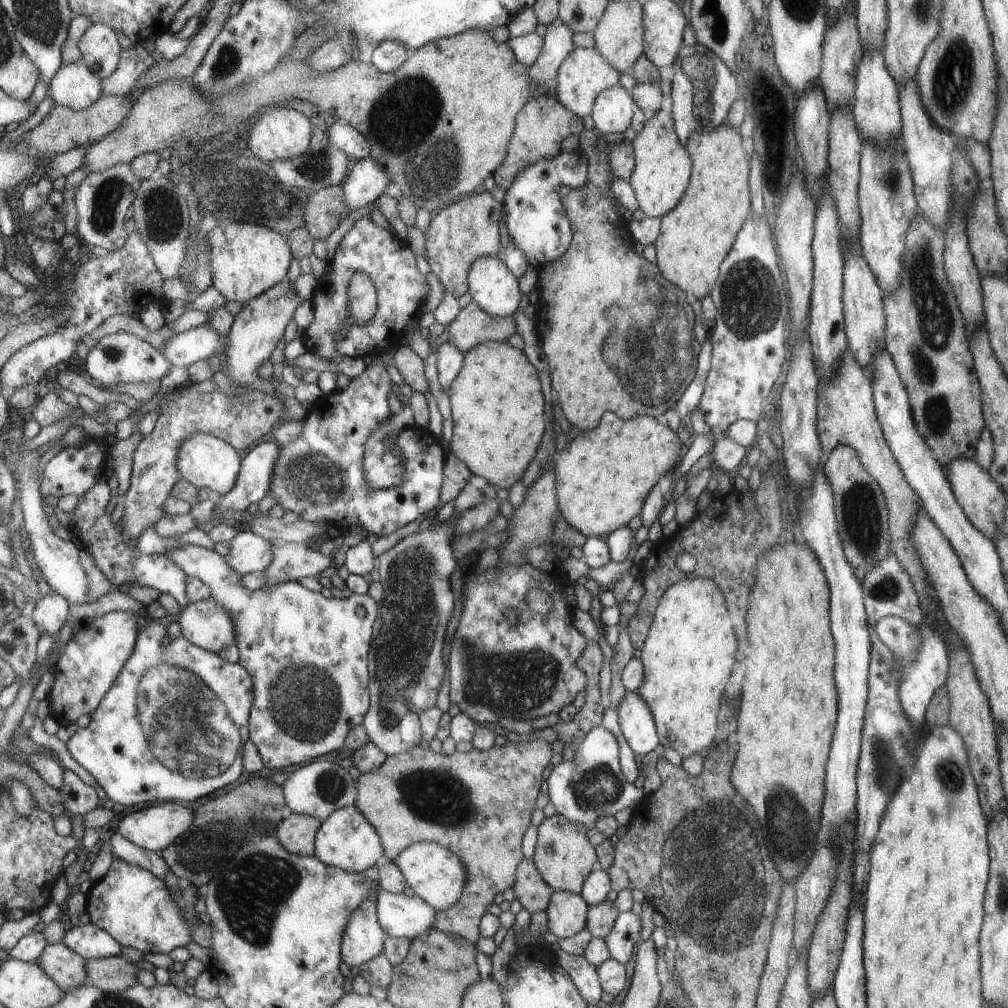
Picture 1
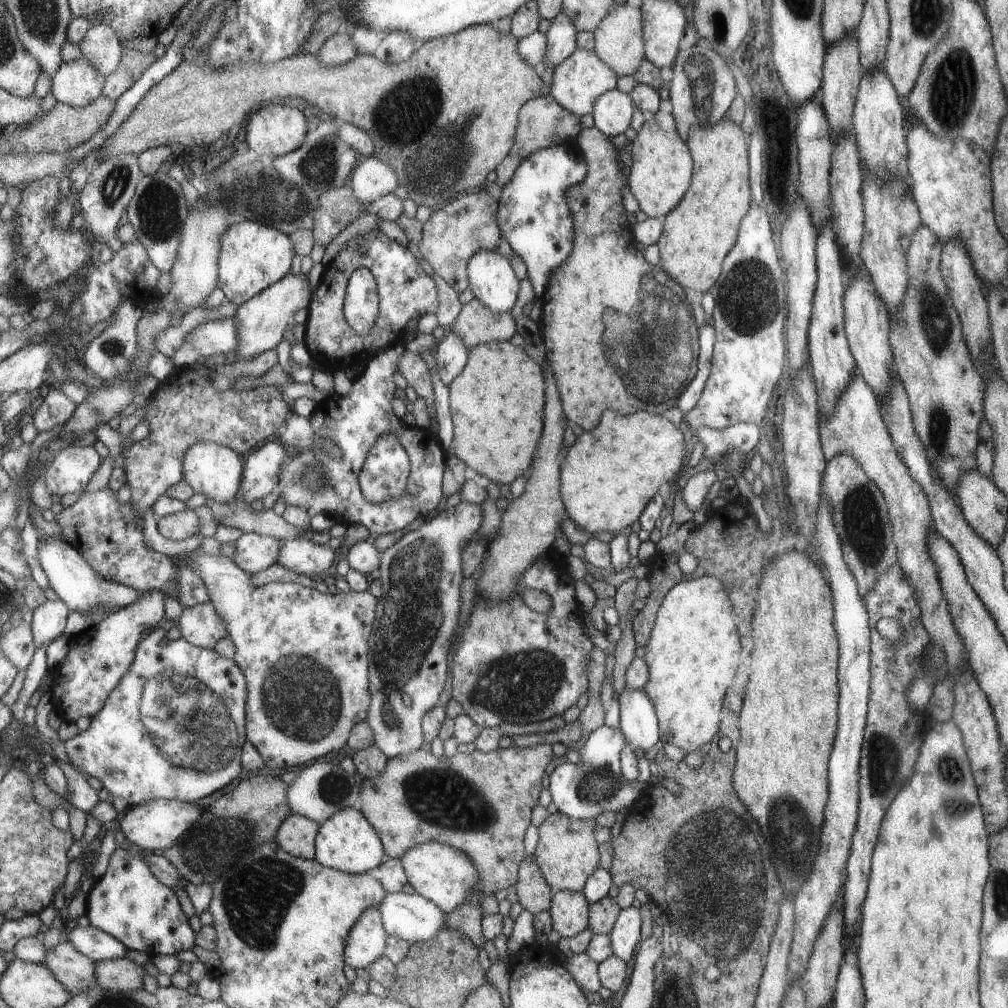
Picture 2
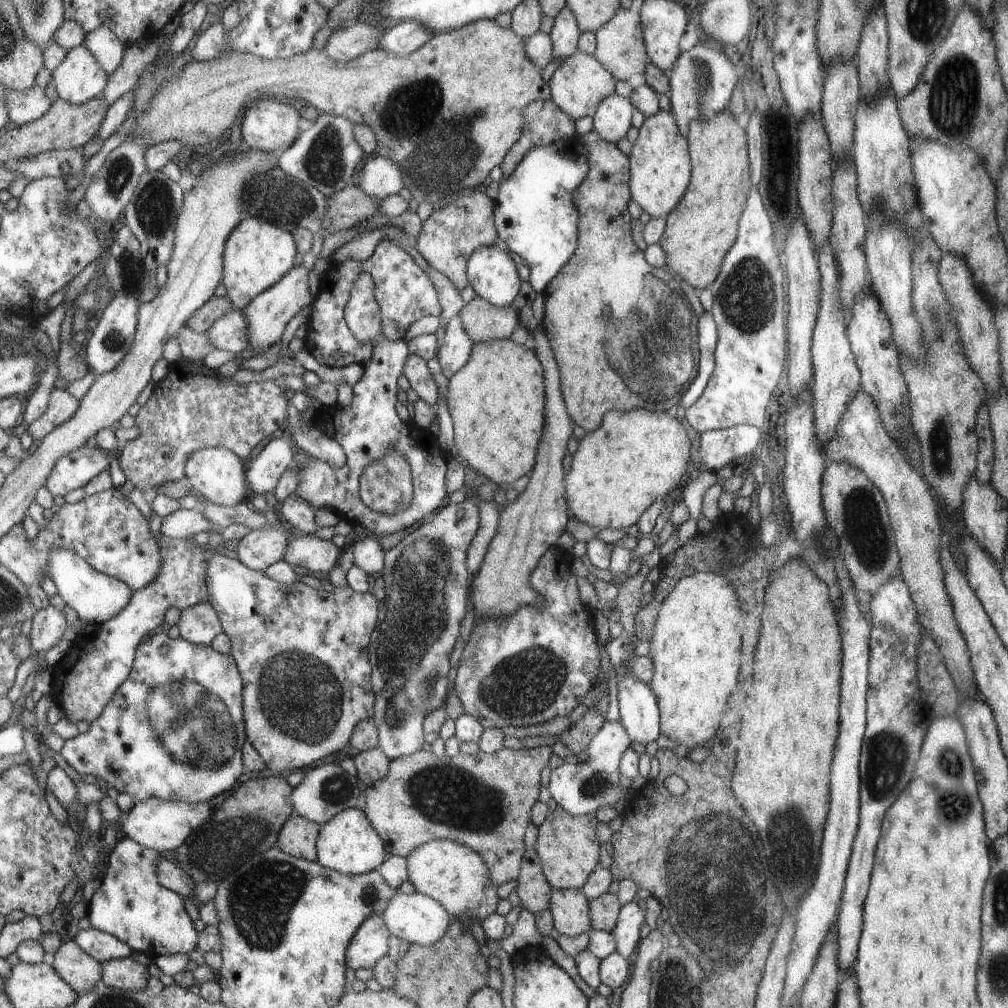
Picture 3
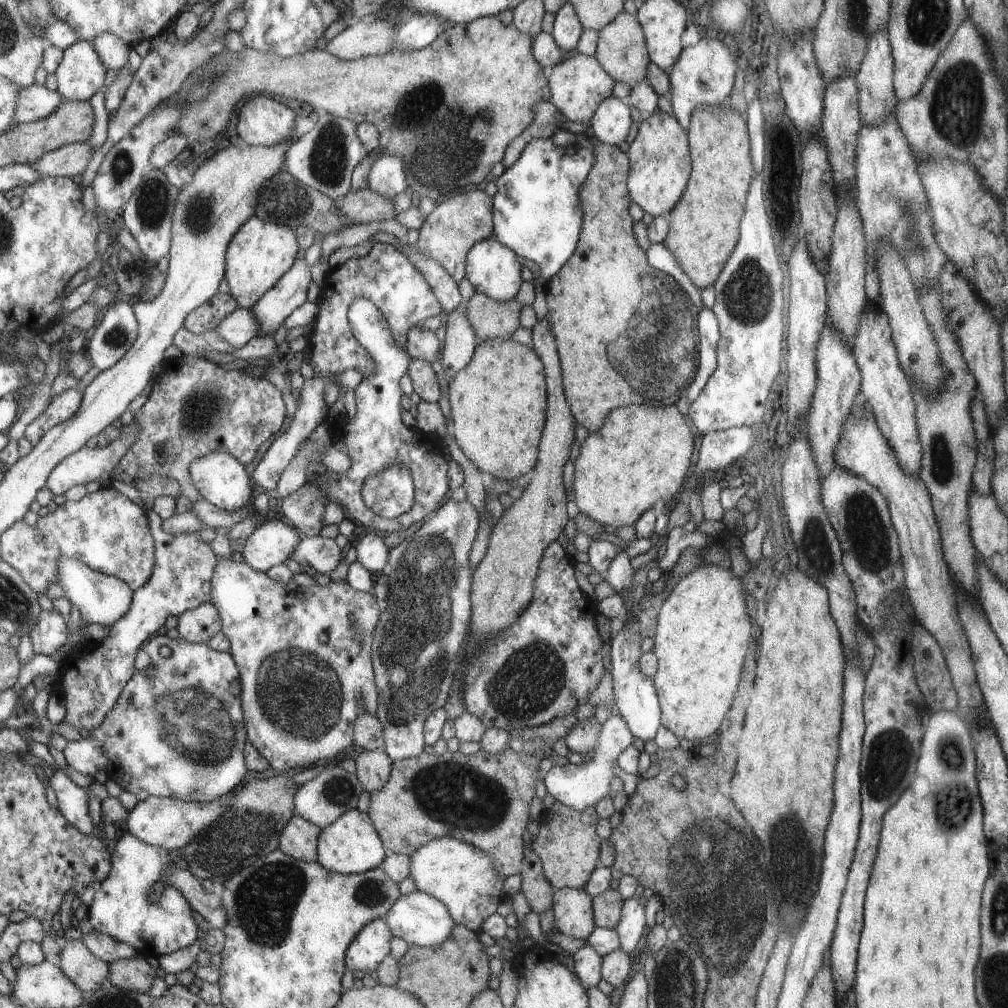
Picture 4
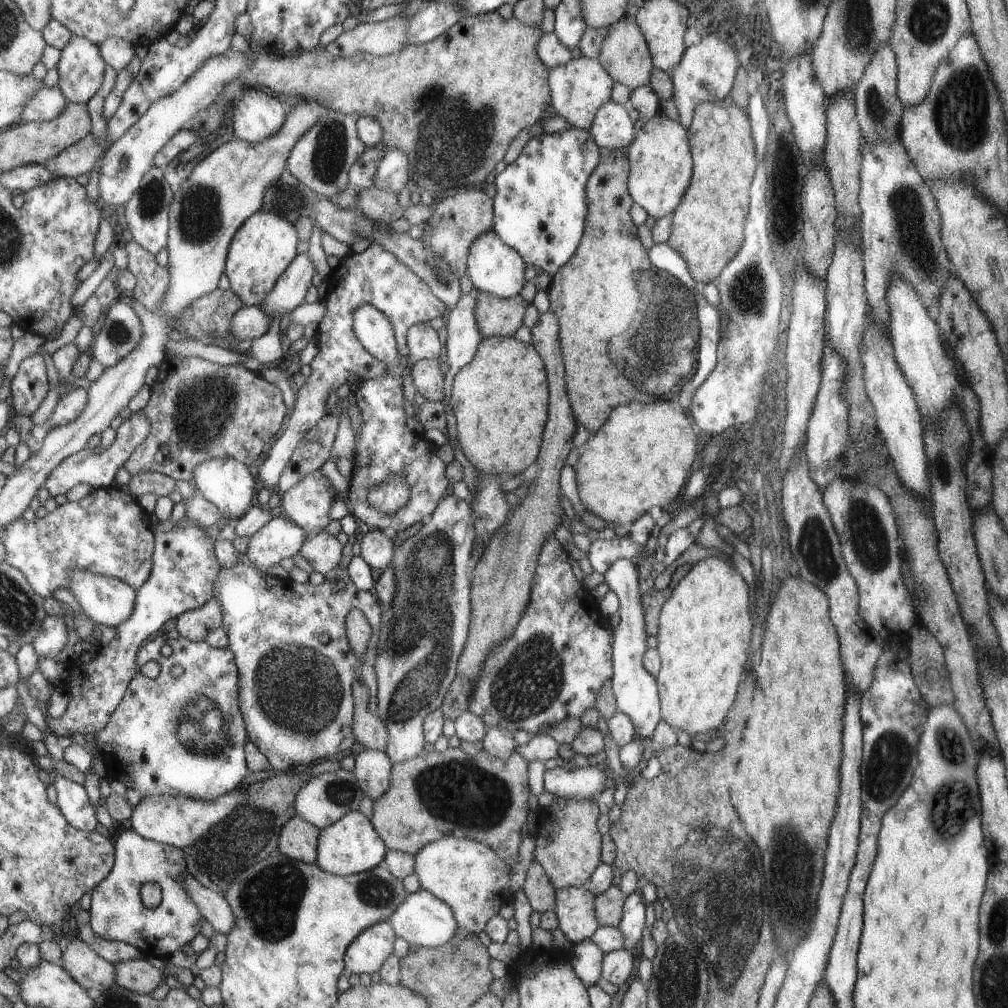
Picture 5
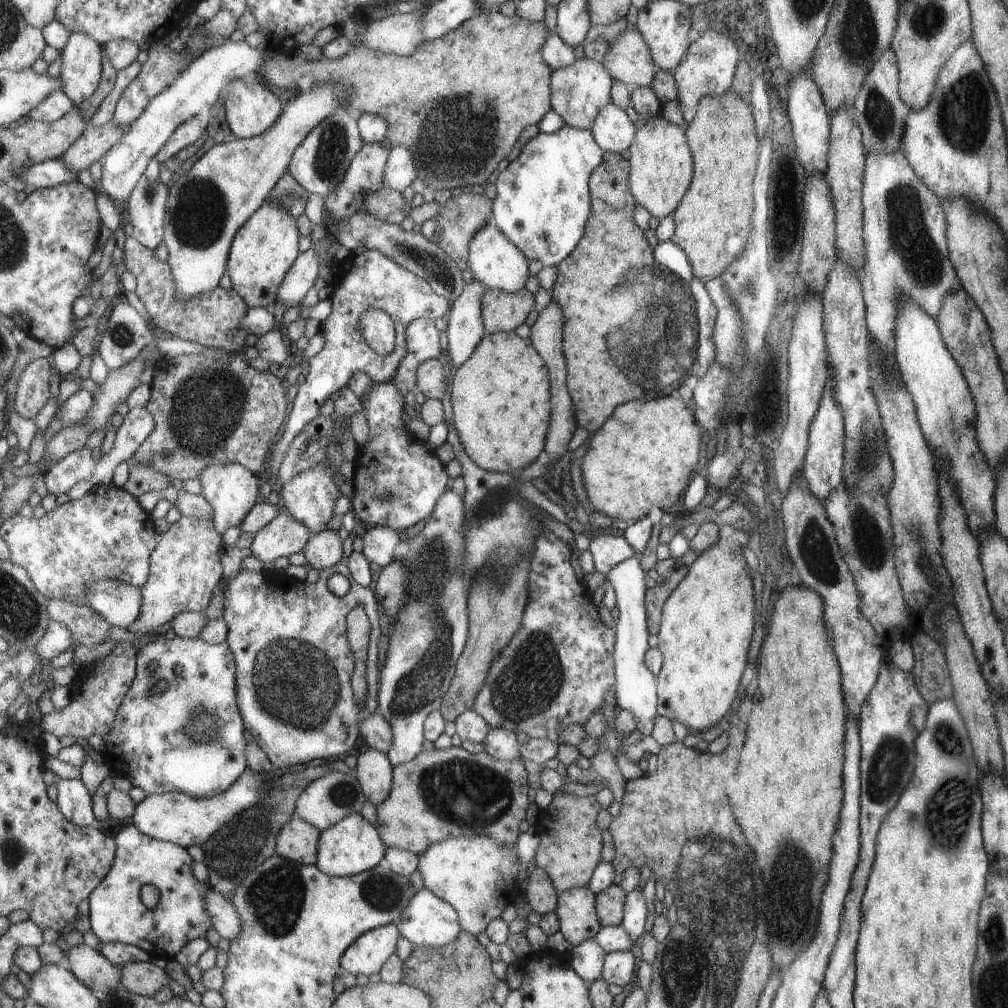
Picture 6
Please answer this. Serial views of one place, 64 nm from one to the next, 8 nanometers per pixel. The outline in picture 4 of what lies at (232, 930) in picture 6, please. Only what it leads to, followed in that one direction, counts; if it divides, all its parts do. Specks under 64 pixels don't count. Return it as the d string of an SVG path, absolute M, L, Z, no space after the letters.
M171 864L166 868L166 874L161 882L180 890L193 906L193 910L210 922L212 929L223 930L228 924L228 914L220 896L204 889L201 881L190 870L180 869L175 864Z

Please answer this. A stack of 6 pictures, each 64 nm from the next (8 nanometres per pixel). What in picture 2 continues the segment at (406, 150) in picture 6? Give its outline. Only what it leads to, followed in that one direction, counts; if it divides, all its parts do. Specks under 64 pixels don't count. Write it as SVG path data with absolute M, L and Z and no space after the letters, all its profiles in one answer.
M374 156L361 158L352 170L348 183L354 198L371 203L399 186L398 176L392 166Z

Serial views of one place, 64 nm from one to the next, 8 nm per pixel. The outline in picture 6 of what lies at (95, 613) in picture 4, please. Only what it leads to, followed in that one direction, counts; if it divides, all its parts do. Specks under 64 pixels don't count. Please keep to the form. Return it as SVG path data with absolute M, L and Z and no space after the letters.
M102 578L86 588L88 606L114 626L128 628L142 608L141 587L129 582Z

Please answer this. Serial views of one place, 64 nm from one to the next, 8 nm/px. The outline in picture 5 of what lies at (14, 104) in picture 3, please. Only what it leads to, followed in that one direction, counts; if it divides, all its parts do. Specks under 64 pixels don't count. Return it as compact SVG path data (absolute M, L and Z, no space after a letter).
M62 87L42 88L34 100L30 100L30 106L26 108L23 122L50 122L62 116L71 101L62 90Z

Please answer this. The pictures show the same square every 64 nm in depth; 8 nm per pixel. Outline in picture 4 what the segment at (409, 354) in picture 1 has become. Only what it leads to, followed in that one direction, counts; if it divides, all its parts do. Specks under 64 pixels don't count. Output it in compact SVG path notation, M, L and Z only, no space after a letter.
M414 358L407 373L412 379L414 391L422 401L438 403L441 397L440 384L429 360Z

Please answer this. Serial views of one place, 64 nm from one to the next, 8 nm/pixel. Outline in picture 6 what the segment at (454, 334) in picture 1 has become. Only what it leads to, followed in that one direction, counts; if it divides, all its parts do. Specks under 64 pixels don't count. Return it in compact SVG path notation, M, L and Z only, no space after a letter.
M526 288L512 293L487 290L481 310L486 335L516 330L525 322L535 304L534 294Z

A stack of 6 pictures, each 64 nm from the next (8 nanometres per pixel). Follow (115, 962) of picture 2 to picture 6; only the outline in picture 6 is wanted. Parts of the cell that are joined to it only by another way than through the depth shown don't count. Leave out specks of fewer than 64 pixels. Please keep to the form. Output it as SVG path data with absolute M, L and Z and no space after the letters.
M154 960L125 964L122 972L124 974L122 983L128 987L128 990L148 998L153 998L168 982L166 972L160 970L160 967L156 968Z

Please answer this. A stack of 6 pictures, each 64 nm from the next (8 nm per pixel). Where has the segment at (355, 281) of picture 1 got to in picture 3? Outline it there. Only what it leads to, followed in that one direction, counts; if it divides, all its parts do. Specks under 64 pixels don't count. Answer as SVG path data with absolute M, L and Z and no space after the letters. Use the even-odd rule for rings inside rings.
M365 272L364 274L358 276L357 282L354 283L353 294L351 295L351 298L349 299L349 304L345 308L345 320L349 322L350 328L354 329L354 336L357 336L357 339L359 341L362 341L364 344L366 344L366 342L374 342L374 348L372 348L371 361L368 363L368 366L365 367L365 373L364 373L364 376L362 376L362 378L360 379L360 382L357 382L353 386L355 394L354 394L354 396L352 398L352 402L350 402L350 404L348 404L348 406L342 406L339 403L334 403L332 405L322 405L321 408L318 410L318 414L317 414L317 418L315 419L314 427L320 428L323 433L325 433L328 437L331 437L332 439L335 439L336 442L338 442L338 444L340 444L340 446L343 448L343 450L344 450L344 452L346 454L346 458L347 458L348 462L346 462L346 464L344 464L344 466L342 466L342 468L332 467L332 466L330 466L330 464L327 464L326 462L322 462L322 460L316 459L314 457L311 457L311 459L309 460L310 464L306 464L306 466L305 465L301 466L299 464L292 463L291 465L298 465L299 466L298 467L298 486L296 486L295 494L296 494L296 496L298 496L298 498L304 498L304 500L306 500L306 502L308 502L308 504L310 504L310 506L312 506L312 508L316 508L316 509L319 509L319 508L322 508L322 507L332 508L332 510L334 510L334 512L338 512L338 515L340 516L340 519L345 519L346 521L349 521L352 524L359 523L360 525L363 525L365 528L370 530L370 532L373 532L373 534L376 535L377 537L382 537L383 535L392 534L393 532L398 532L398 530L404 530L405 528L411 527L412 524L414 524L414 522L418 522L420 520L420 518L424 518L424 516L426 516L426 514L433 515L434 510L436 510L436 508L438 508L438 506L440 506L440 504L442 504L442 500L444 500L444 498L448 498L446 496L446 488L444 488L444 474L446 474L446 460L444 460L444 454L442 454L442 458L440 458L440 446L438 446L437 435L435 433L435 430L433 430L433 429L431 429L431 430L422 430L421 428L418 428L415 424L406 424L406 423L402 422L402 420L400 419L400 416L398 416L398 413L396 412L396 403L398 402L397 394L398 394L398 389L399 389L399 387L398 387L398 378L400 378L400 376L402 374L405 374L406 359L409 358L409 353L410 353L409 352L409 344L405 340L394 341L394 340L388 340L388 338L384 338L384 334L382 334L381 310L380 310L379 304L376 302L376 298L374 298L374 279L372 278L371 274L368 274L368 272ZM390 448L394 448L394 450L397 450L398 452L400 452L400 454L402 454L402 456L404 456L404 458L406 458L406 460L408 461L408 464L410 465L410 468L411 468L414 494L413 494L412 504L410 504L410 506L408 506L408 508L406 508L406 510L402 510L402 512L396 512L396 514L390 514L390 516L386 516L386 514L382 514L381 512L374 512L374 509L371 509L369 507L369 505L366 505L365 501L363 501L361 499L360 480L361 480L361 476L365 474L365 472L369 468L370 464L374 464L374 460L380 460L382 458L382 456L386 456L386 452L390 452Z

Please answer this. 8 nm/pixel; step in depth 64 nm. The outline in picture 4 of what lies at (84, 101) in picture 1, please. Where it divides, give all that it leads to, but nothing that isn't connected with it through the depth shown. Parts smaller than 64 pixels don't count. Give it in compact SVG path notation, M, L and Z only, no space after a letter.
M79 39L65 51L57 72L58 89L68 101L90 101L106 87L110 69L90 40Z

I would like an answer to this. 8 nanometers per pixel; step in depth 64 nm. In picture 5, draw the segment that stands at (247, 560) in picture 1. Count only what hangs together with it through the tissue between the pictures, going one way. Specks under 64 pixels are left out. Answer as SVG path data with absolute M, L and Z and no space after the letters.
M274 517L249 538L247 555L250 562L266 571L284 558L297 555L308 538L305 529L290 519Z

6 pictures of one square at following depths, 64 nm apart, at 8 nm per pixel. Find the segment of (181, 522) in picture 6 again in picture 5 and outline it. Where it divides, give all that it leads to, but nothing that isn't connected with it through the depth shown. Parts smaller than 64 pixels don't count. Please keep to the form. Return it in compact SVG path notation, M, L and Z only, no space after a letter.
M190 519L190 524L182 524L176 526L168 532L158 532L157 534L157 550L153 552L153 566L152 574L145 582L144 586L137 588L136 591L136 606L134 612L130 614L130 620L124 622L122 626L117 627L117 636L107 646L101 646L101 651L98 656L89 663L83 663L76 659L70 663L70 670L72 676L70 682L65 686L65 689L70 695L69 707L64 716L53 718L48 716L46 718L49 730L54 731L58 736L72 737L75 734L93 734L98 736L100 732L106 730L106 726L112 722L114 713L121 707L124 702L126 694L130 690L130 683L136 674L139 672L137 666L137 654L141 650L140 644L146 642L146 638L150 634L154 634L170 618L177 618L186 611L193 611L197 608L202 608L206 603L210 602L212 598L212 586L217 584L220 575L220 564L216 560L214 554L214 540L210 540L204 532L202 526Z

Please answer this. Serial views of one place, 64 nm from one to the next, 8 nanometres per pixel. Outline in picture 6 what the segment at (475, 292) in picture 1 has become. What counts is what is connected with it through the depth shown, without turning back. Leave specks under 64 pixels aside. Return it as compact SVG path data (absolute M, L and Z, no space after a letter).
M491 217L469 242L469 267L474 280L481 281L486 289L500 292L518 292L530 278L530 260L512 240L502 233Z

